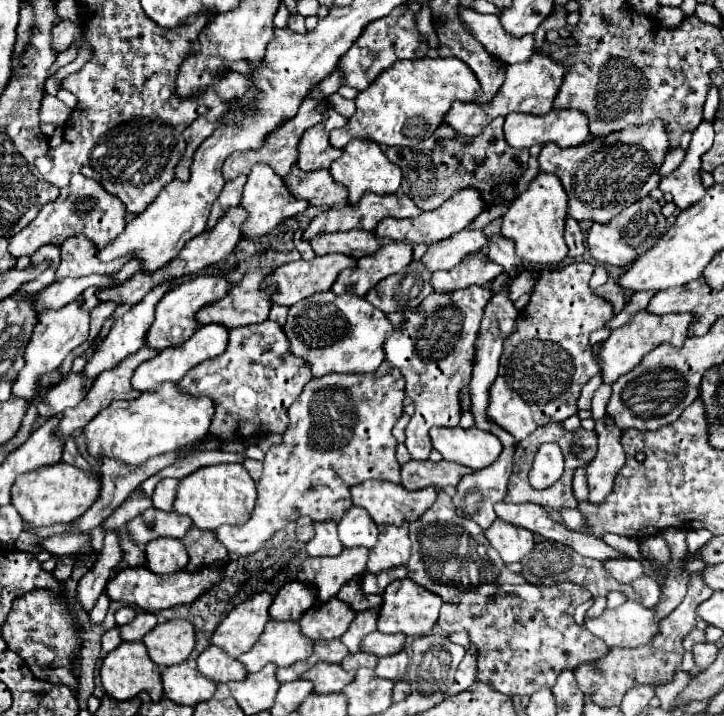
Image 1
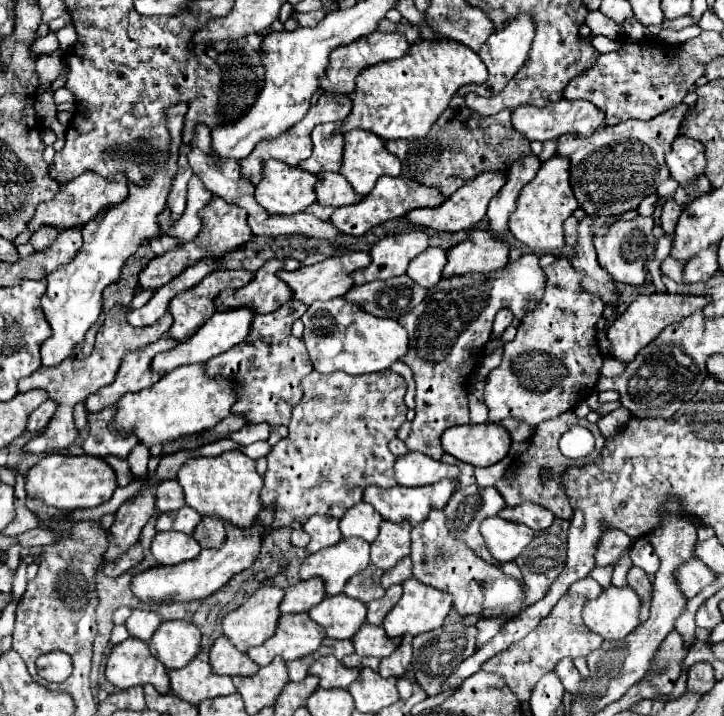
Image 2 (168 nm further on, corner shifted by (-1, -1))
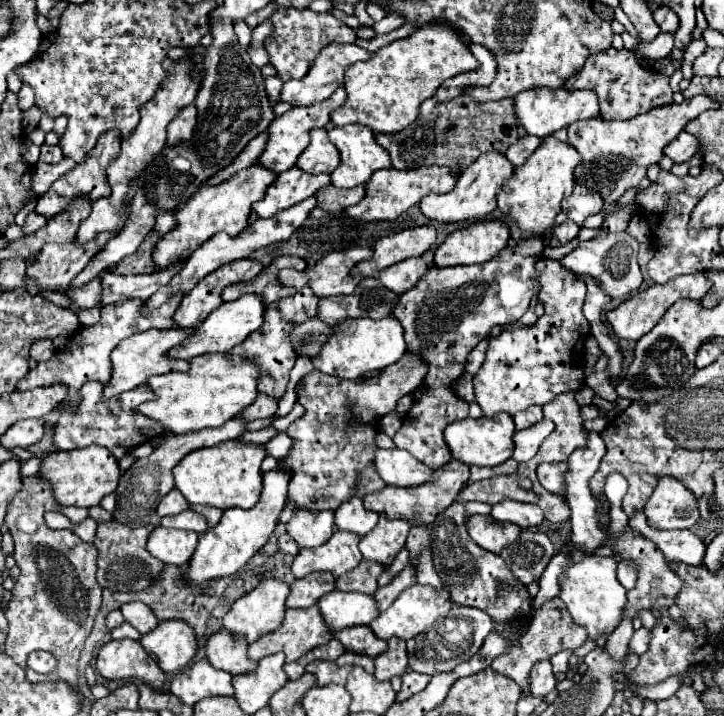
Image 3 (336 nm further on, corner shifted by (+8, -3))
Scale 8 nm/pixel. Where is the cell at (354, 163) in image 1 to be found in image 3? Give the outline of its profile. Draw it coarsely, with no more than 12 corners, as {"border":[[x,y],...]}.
{"border":[[362,124],[330,128],[340,152],[332,186],[356,188],[392,168]]}

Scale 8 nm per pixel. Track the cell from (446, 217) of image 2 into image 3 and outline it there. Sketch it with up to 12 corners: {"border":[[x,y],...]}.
{"border":[[504,154],[480,156],[448,194],[420,202],[440,224],[482,220],[514,174]]}

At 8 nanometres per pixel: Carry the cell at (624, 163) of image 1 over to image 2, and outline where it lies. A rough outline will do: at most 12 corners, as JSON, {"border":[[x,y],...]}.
{"border":[[687,104],[559,138],[591,216],[637,208],[669,178]]}

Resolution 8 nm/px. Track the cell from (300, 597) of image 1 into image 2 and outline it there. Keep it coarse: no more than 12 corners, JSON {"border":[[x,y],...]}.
{"border":[[323,578],[285,590],[281,612],[309,612],[327,596]]}

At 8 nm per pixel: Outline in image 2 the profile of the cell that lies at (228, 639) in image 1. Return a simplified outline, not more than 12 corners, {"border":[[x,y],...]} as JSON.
{"border":[[277,586],[259,588],[223,618],[225,636],[243,652],[277,630]]}

